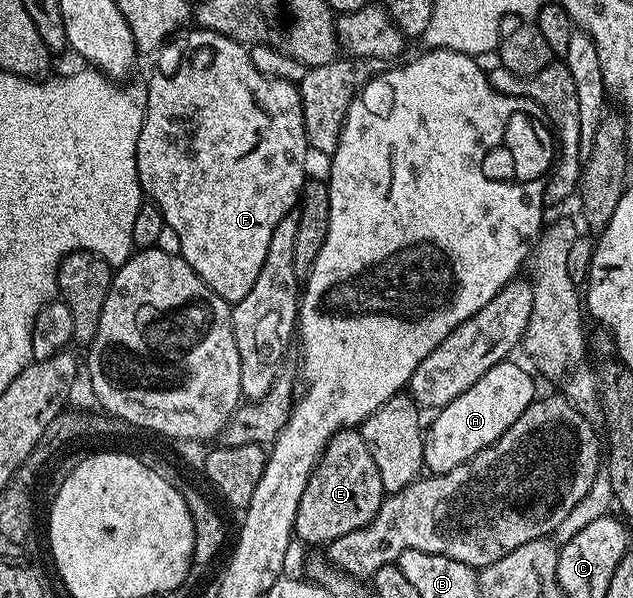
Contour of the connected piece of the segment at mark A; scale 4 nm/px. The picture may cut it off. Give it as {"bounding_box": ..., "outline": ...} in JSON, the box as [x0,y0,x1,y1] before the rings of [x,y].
{"bounding_box":[424,358,538,475],"outline":[[[510,358],[491,366],[491,370],[487,370],[471,390],[459,394],[455,402],[434,415],[437,417],[433,425],[427,428],[424,462],[424,467],[432,475],[447,474],[447,470],[455,470],[455,466],[465,464],[472,456],[491,446],[509,429],[511,422],[533,404],[538,395],[538,381],[528,367],[520,368],[515,361]]]}

